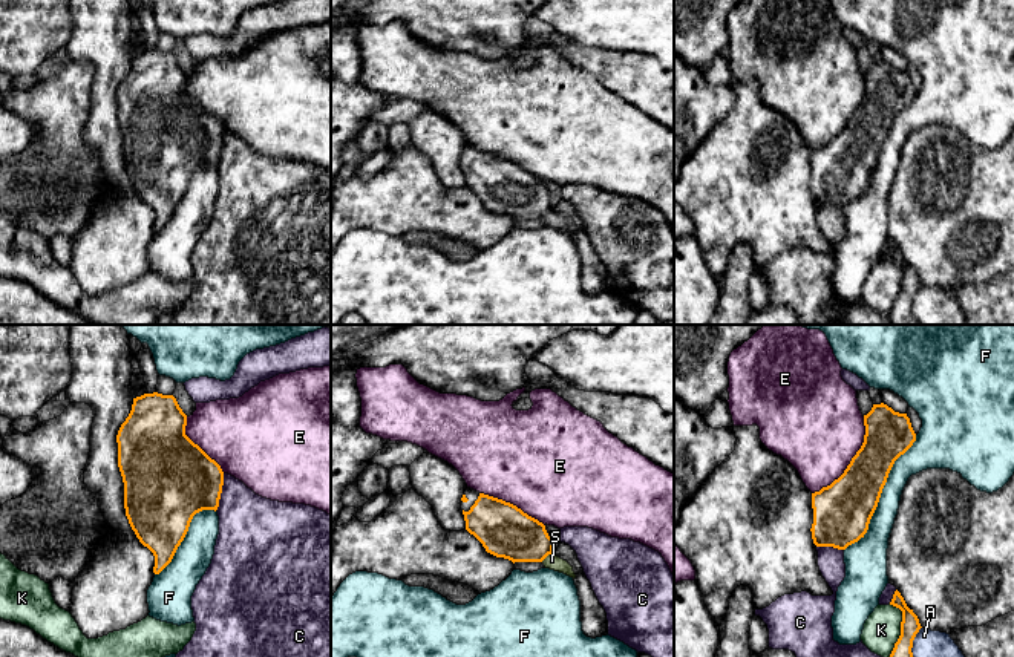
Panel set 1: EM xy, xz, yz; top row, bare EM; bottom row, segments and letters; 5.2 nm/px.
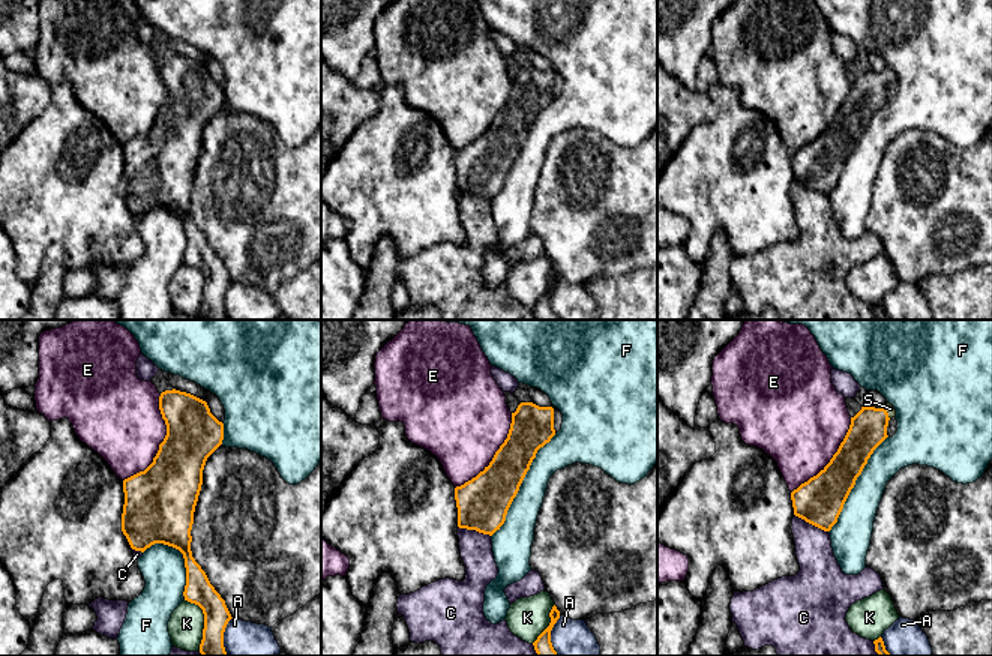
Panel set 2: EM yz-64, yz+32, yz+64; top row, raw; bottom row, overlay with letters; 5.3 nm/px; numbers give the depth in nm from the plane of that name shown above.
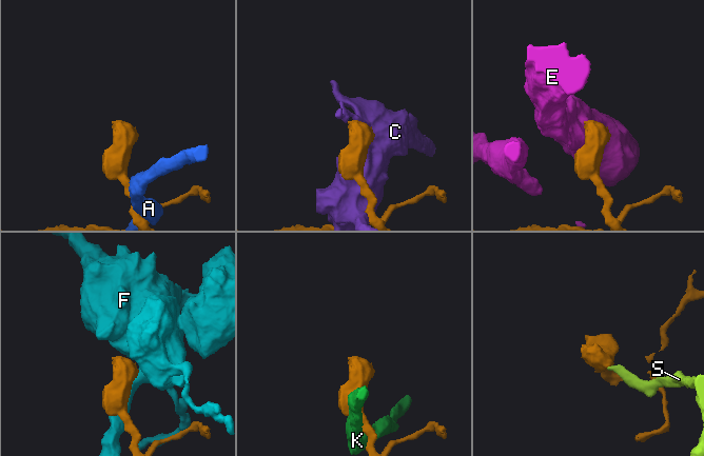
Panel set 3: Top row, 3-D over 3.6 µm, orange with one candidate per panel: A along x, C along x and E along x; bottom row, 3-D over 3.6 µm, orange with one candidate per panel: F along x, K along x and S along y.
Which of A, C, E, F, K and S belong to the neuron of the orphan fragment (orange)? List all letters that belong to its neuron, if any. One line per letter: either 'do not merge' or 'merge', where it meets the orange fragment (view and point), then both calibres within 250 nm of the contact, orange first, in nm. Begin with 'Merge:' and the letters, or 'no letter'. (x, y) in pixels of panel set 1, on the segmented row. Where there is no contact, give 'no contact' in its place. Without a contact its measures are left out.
Merge: S
A: do not merge; contact yz (912, 642); calibres 100 and 140 nm
C: do not merge; contact xy (221, 492); calibres 420 and 360 nm
E: do not merge; contact yz (852, 460); calibres 280 and 480 nm
F: do not merge; contact yz (879, 495); calibres 300 and 140 nm
K: do not merge; contact yz (901, 630); calibres 100 and 190 nm
S: merge; contact xz (546, 556); calibres 280 and 80 nm

